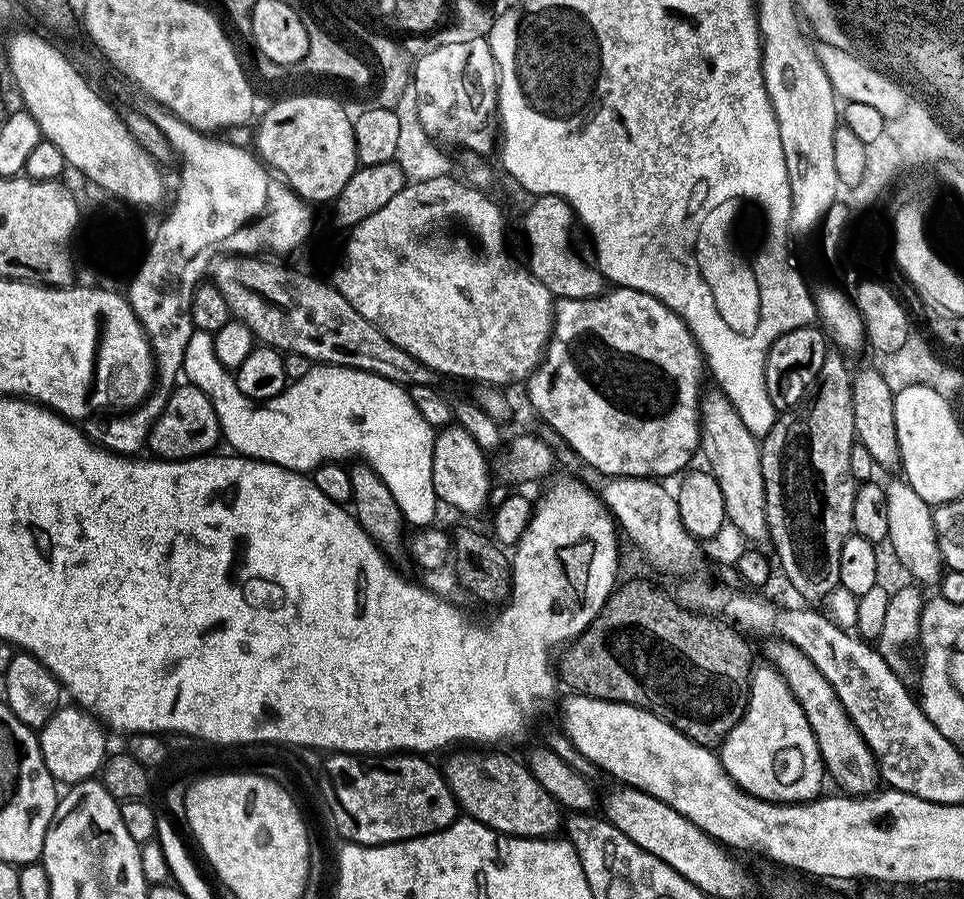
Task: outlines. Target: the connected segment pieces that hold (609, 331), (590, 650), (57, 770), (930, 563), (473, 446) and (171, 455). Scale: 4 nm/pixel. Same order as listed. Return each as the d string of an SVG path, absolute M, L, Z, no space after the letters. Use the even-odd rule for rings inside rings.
M613 287L612 292L605 296L594 294L588 300L561 300L557 299L554 304L554 319L552 322L552 334L548 337L548 346L544 349L544 355L536 371L528 377L528 400L540 411L540 416L545 425L554 429L565 439L565 442L581 459L594 466L600 472L601 477L651 477L665 478L675 477L683 473L689 467L692 455L697 455L700 448L700 375L705 375L706 361L697 346L692 332L684 325L682 319L676 312L670 311L662 301L646 294L642 290L633 288Z
M628 580L623 584L624 581L613 588L611 596L608 597L607 602L604 604L604 609L592 619L587 630L580 633L575 640L571 641L563 649L565 652L564 657L560 660L560 672L558 668L559 679L561 681L564 679L572 687L571 691L573 693L582 696L593 696L595 700L609 700L612 704L633 704L639 708L644 708L647 712L652 712L658 718L662 718L667 724L674 725L679 732L686 734L686 738L690 738L699 744L705 746L719 746L723 744L724 739L730 734L730 730L734 730L734 726L742 718L742 714L748 705L749 685L754 667L751 646L743 640L745 637L732 624L720 618L711 620L708 617L711 615L701 614L683 603L680 605L670 593L663 592L658 585L651 584L648 580Z
M79 706L71 707L57 708L56 713L50 718L50 722L46 722L46 726L39 729L38 732L46 770L50 770L52 777L64 786L79 784L81 780L93 779L104 767L106 759L105 729L102 727L101 721Z
M900 478L887 481L886 506L890 510L890 530L887 540L894 546L894 550L898 550L898 558L902 558L906 570L910 570L913 581L921 585L939 585L946 565L940 557L939 544L936 541L933 509L925 500L918 498L912 487Z
M449 426L436 432L432 477L436 499L441 505L449 504L460 512L485 511L490 495L488 476L490 477L490 464L486 459L485 449L480 448L478 442L474 442L474 438L470 438L464 428Z
M184 382L172 389L162 414L158 414L158 418L150 430L146 448L153 457L162 460L192 460L195 456L211 453L215 449L212 447L215 446L216 440L220 439L220 423L214 414L214 406L210 406L210 398L206 398L206 394L202 394L202 390L198 390L198 386Z

